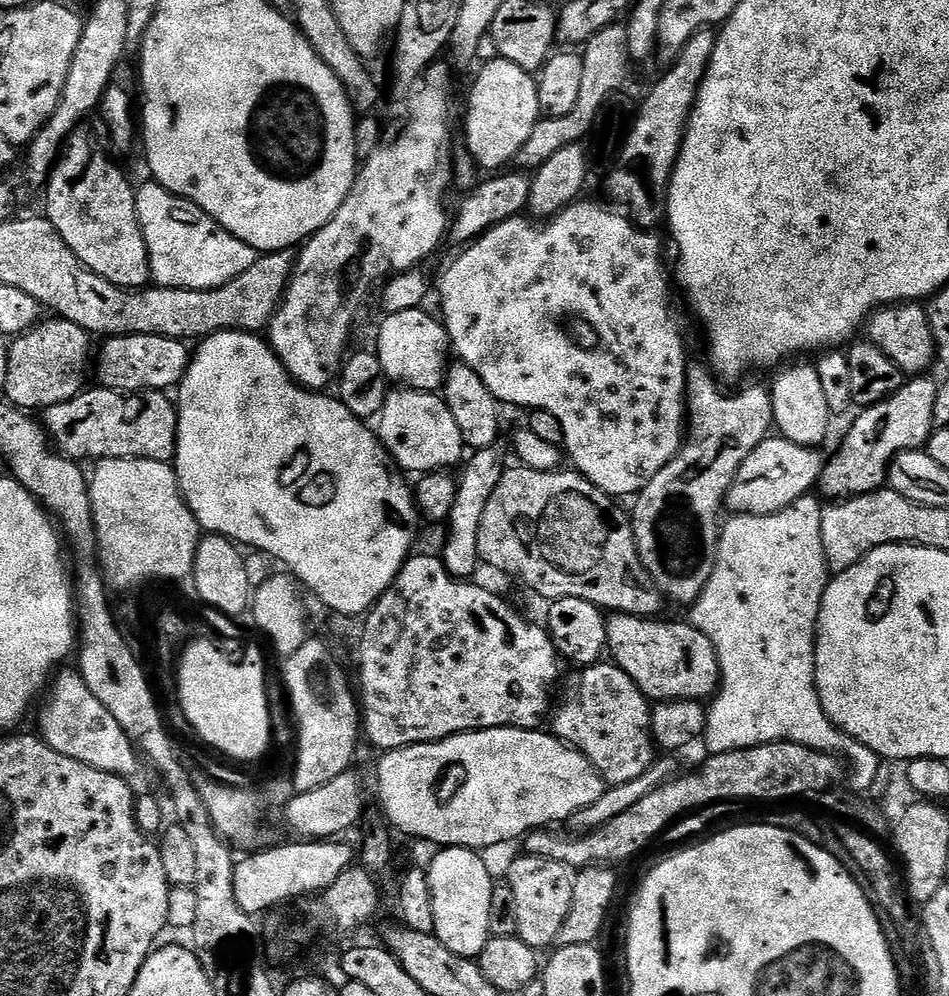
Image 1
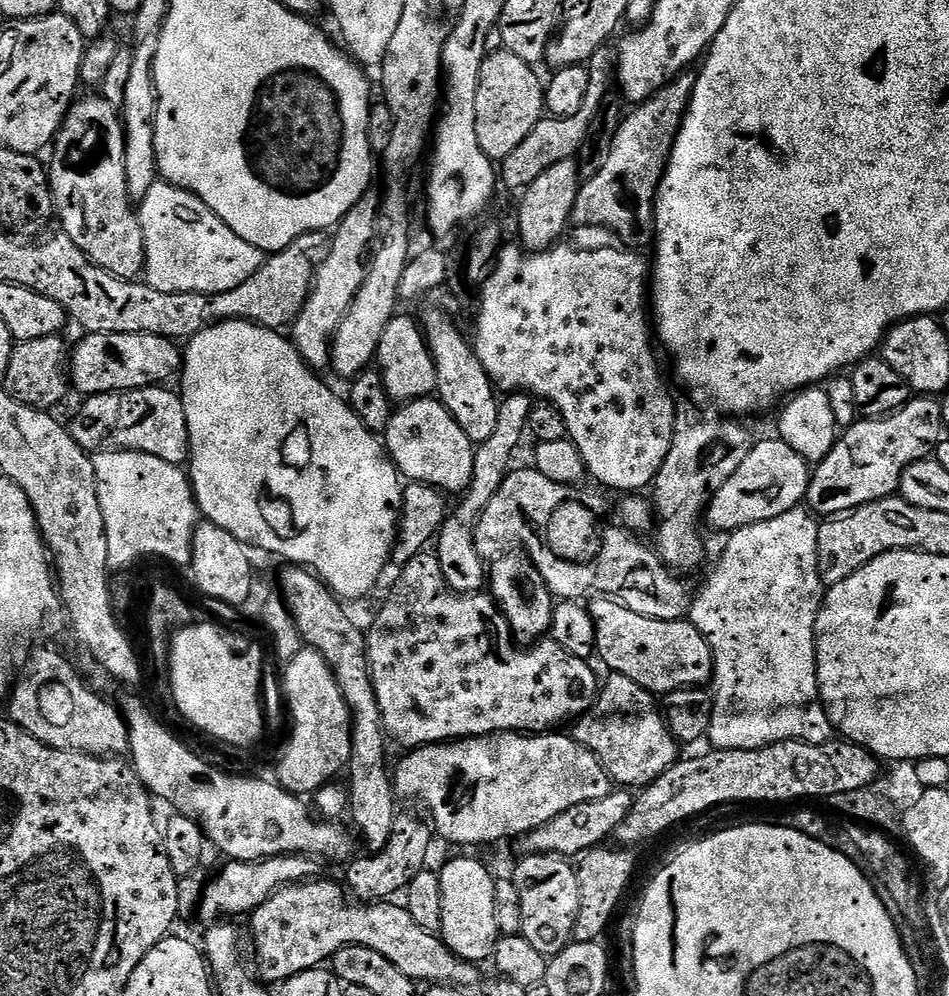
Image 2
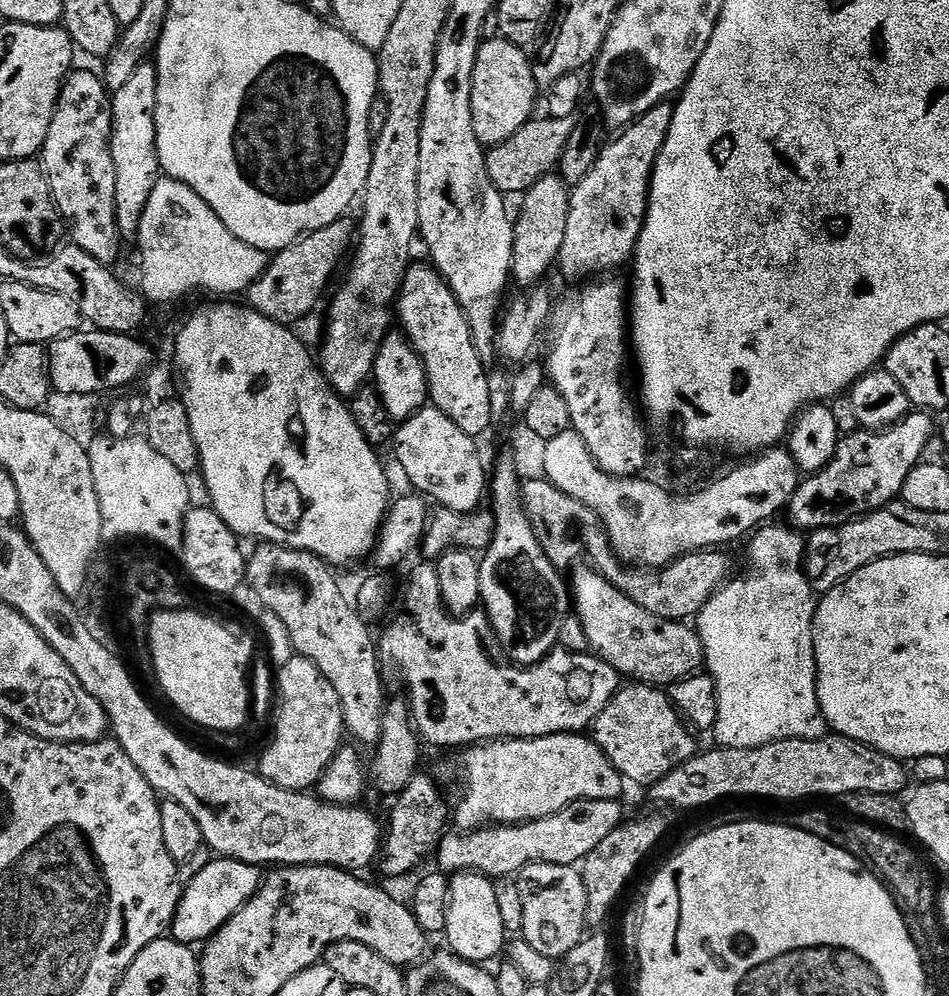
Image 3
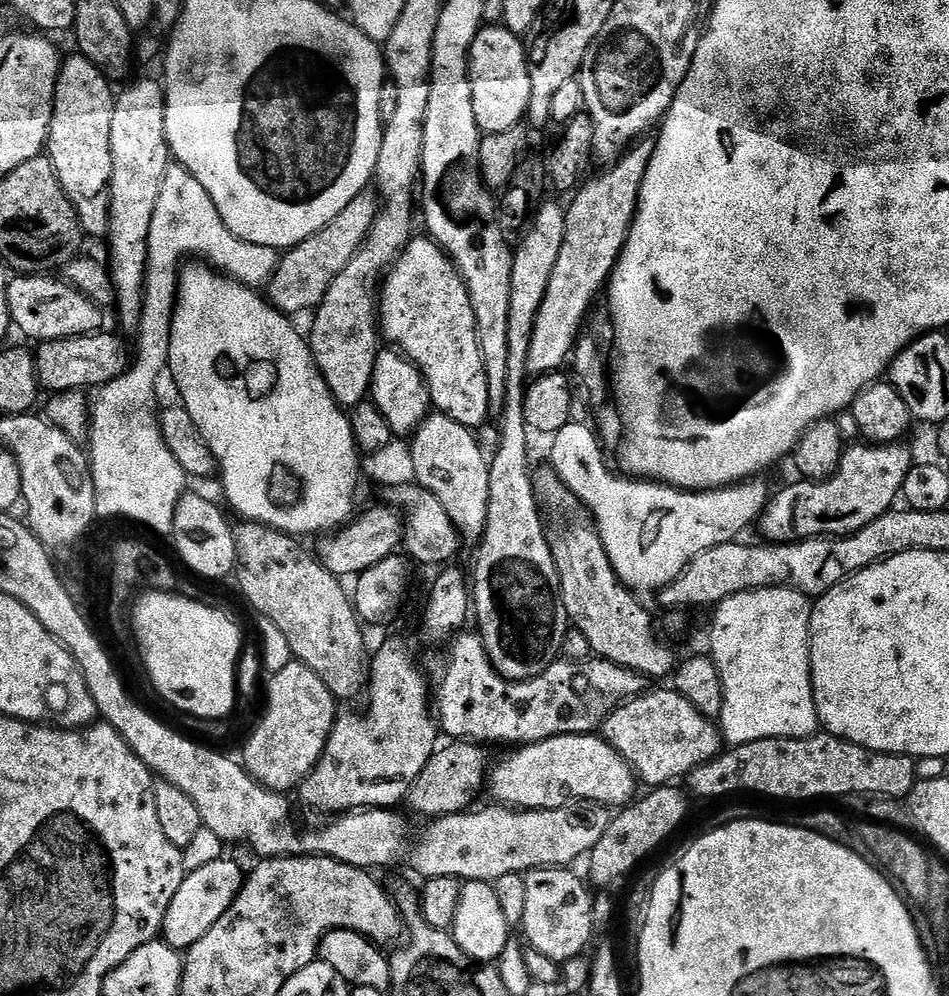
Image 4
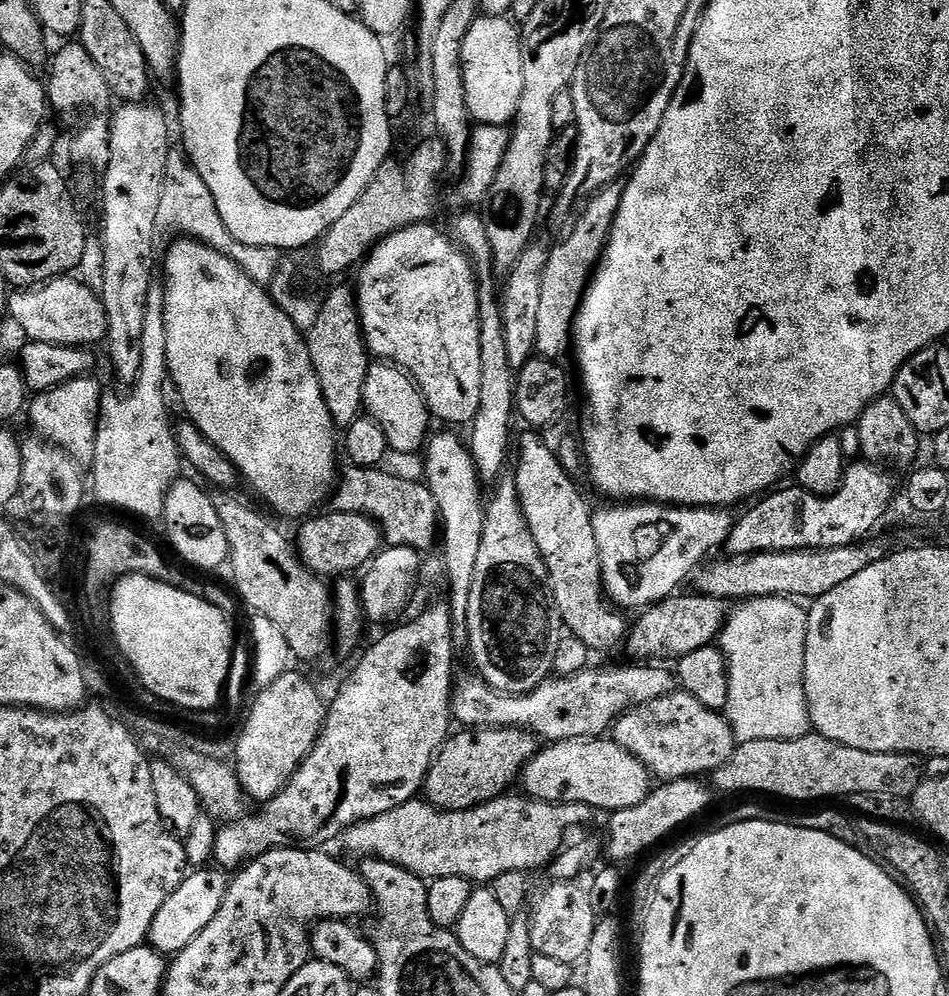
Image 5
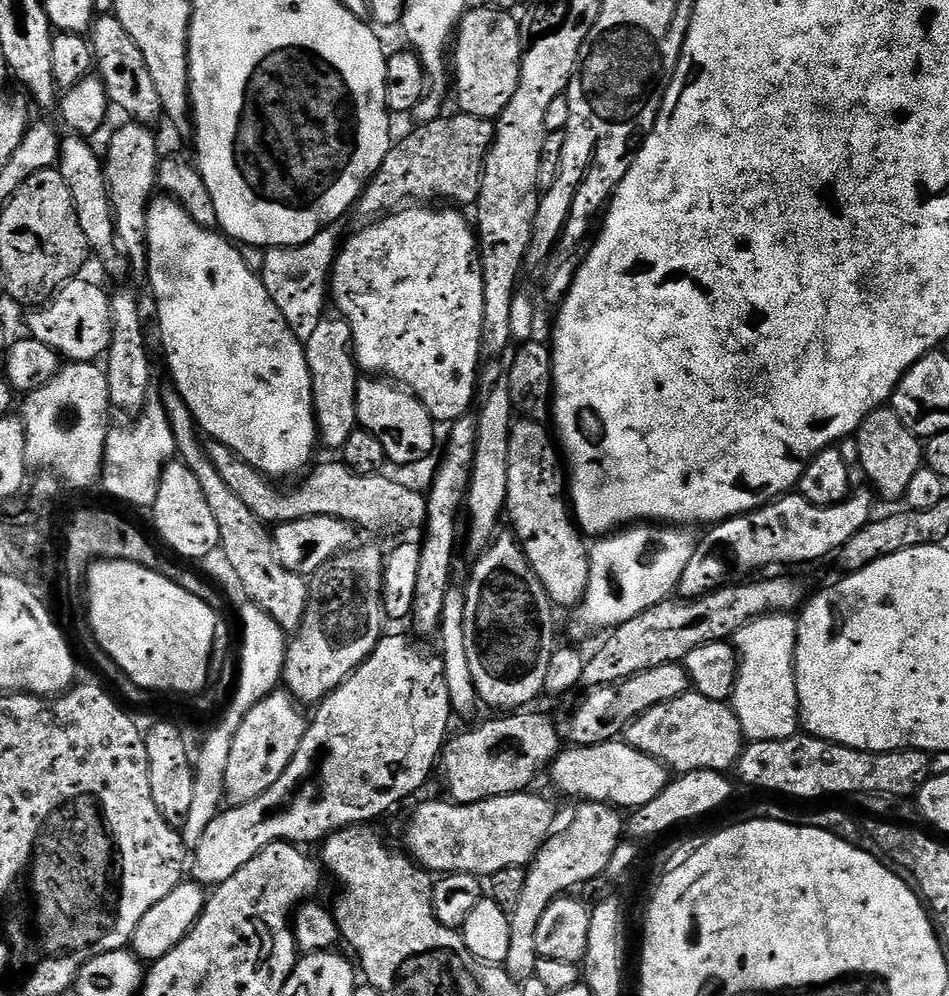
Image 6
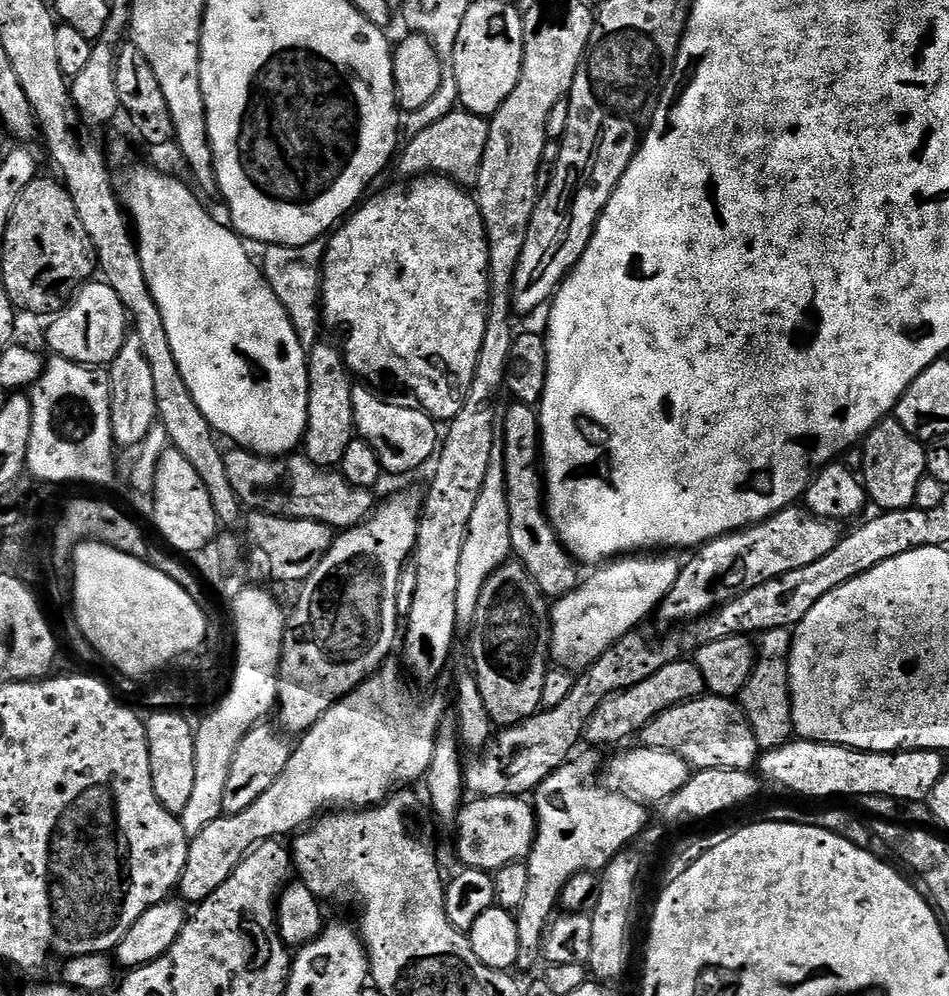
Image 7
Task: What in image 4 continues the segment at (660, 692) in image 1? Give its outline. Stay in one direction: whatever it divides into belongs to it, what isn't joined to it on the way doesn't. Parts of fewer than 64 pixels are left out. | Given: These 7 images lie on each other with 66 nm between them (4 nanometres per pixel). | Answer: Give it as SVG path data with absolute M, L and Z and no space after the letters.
M550 466L537 471L535 469L531 475L536 501L541 509L549 517L552 515L556 520L564 520L560 524L560 532L551 533L550 543L556 573L560 579L558 595L568 615L569 625L586 634L586 642L590 642L593 653L599 659L641 672L645 678L671 677L678 667L675 650L656 637L651 614L616 579L595 527L591 523L583 524L580 520L572 520L582 512L580 499L566 487L562 478L558 478L558 474Z

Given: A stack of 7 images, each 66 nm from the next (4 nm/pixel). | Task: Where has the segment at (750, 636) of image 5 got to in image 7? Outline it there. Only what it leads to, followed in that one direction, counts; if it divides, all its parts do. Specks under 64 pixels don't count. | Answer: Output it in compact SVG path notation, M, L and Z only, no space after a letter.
M789 629L770 630L763 633L758 640L756 669L748 679L744 691L738 700L744 709L746 718L758 738L761 750L780 748L793 739L792 699L788 685L788 655L792 649L792 632Z

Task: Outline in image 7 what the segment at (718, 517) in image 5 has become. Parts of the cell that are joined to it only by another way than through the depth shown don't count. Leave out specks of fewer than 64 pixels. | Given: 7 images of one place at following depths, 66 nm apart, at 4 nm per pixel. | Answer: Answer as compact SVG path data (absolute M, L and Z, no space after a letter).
M633 554L603 566L588 581L559 597L550 608L550 656L561 669L583 670L594 663L614 642L637 631L648 615L655 613L670 594L680 573L681 561L672 554Z

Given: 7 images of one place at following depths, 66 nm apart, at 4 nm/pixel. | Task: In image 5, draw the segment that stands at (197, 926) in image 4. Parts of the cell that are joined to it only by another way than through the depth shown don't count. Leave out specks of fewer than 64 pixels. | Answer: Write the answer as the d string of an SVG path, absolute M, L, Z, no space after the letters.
M208 870L193 871L196 872L193 876L192 873L185 875L178 890L170 894L166 902L162 902L162 910L158 910L150 926L147 943L165 957L171 958L176 953L186 950L186 946L190 946L190 942L194 942L194 938L198 938L198 934L202 934L206 926L210 926L214 914L218 914L218 906L222 906L222 898L226 898L229 877L220 870L204 871Z

